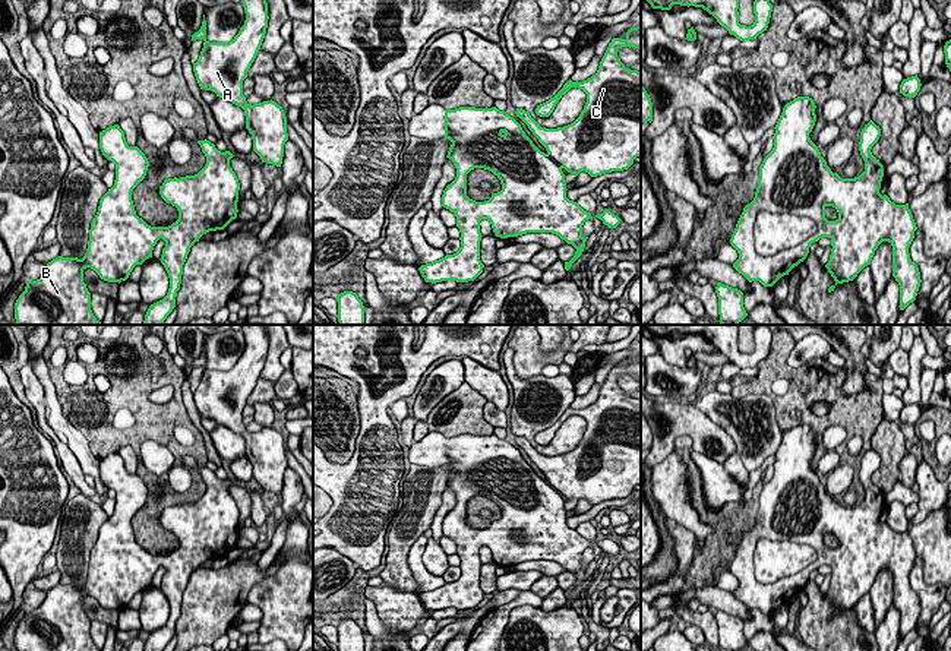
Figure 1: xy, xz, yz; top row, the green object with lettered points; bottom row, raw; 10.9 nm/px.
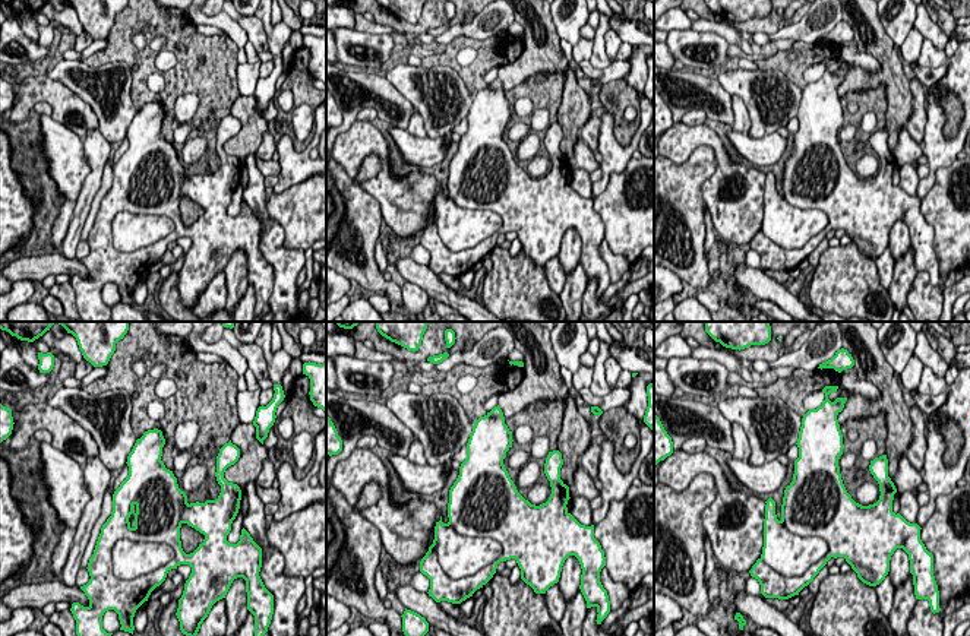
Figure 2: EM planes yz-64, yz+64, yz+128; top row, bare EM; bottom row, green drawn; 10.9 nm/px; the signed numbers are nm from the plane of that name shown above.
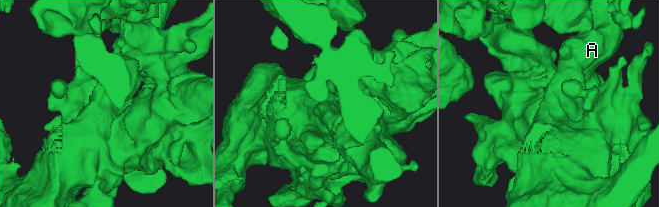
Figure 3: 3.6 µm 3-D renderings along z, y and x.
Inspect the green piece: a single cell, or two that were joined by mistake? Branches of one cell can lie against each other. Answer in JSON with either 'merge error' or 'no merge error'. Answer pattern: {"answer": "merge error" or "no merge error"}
{"answer": "merge error"}

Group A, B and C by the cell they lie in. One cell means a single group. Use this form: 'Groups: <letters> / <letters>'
Groups: A C / B

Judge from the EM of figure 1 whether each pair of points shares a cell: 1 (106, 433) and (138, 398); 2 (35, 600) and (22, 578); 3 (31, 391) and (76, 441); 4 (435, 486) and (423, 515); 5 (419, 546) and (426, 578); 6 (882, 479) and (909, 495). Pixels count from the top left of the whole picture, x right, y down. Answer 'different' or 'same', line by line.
1: same
2: different
3: different
4: same
5: same
6: different

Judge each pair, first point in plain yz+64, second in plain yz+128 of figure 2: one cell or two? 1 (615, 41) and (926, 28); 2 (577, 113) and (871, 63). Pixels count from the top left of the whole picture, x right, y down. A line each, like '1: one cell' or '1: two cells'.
1: one cell
2: two cells

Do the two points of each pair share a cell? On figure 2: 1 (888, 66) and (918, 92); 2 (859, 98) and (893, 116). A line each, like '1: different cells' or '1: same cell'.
1: different cells
2: different cells

